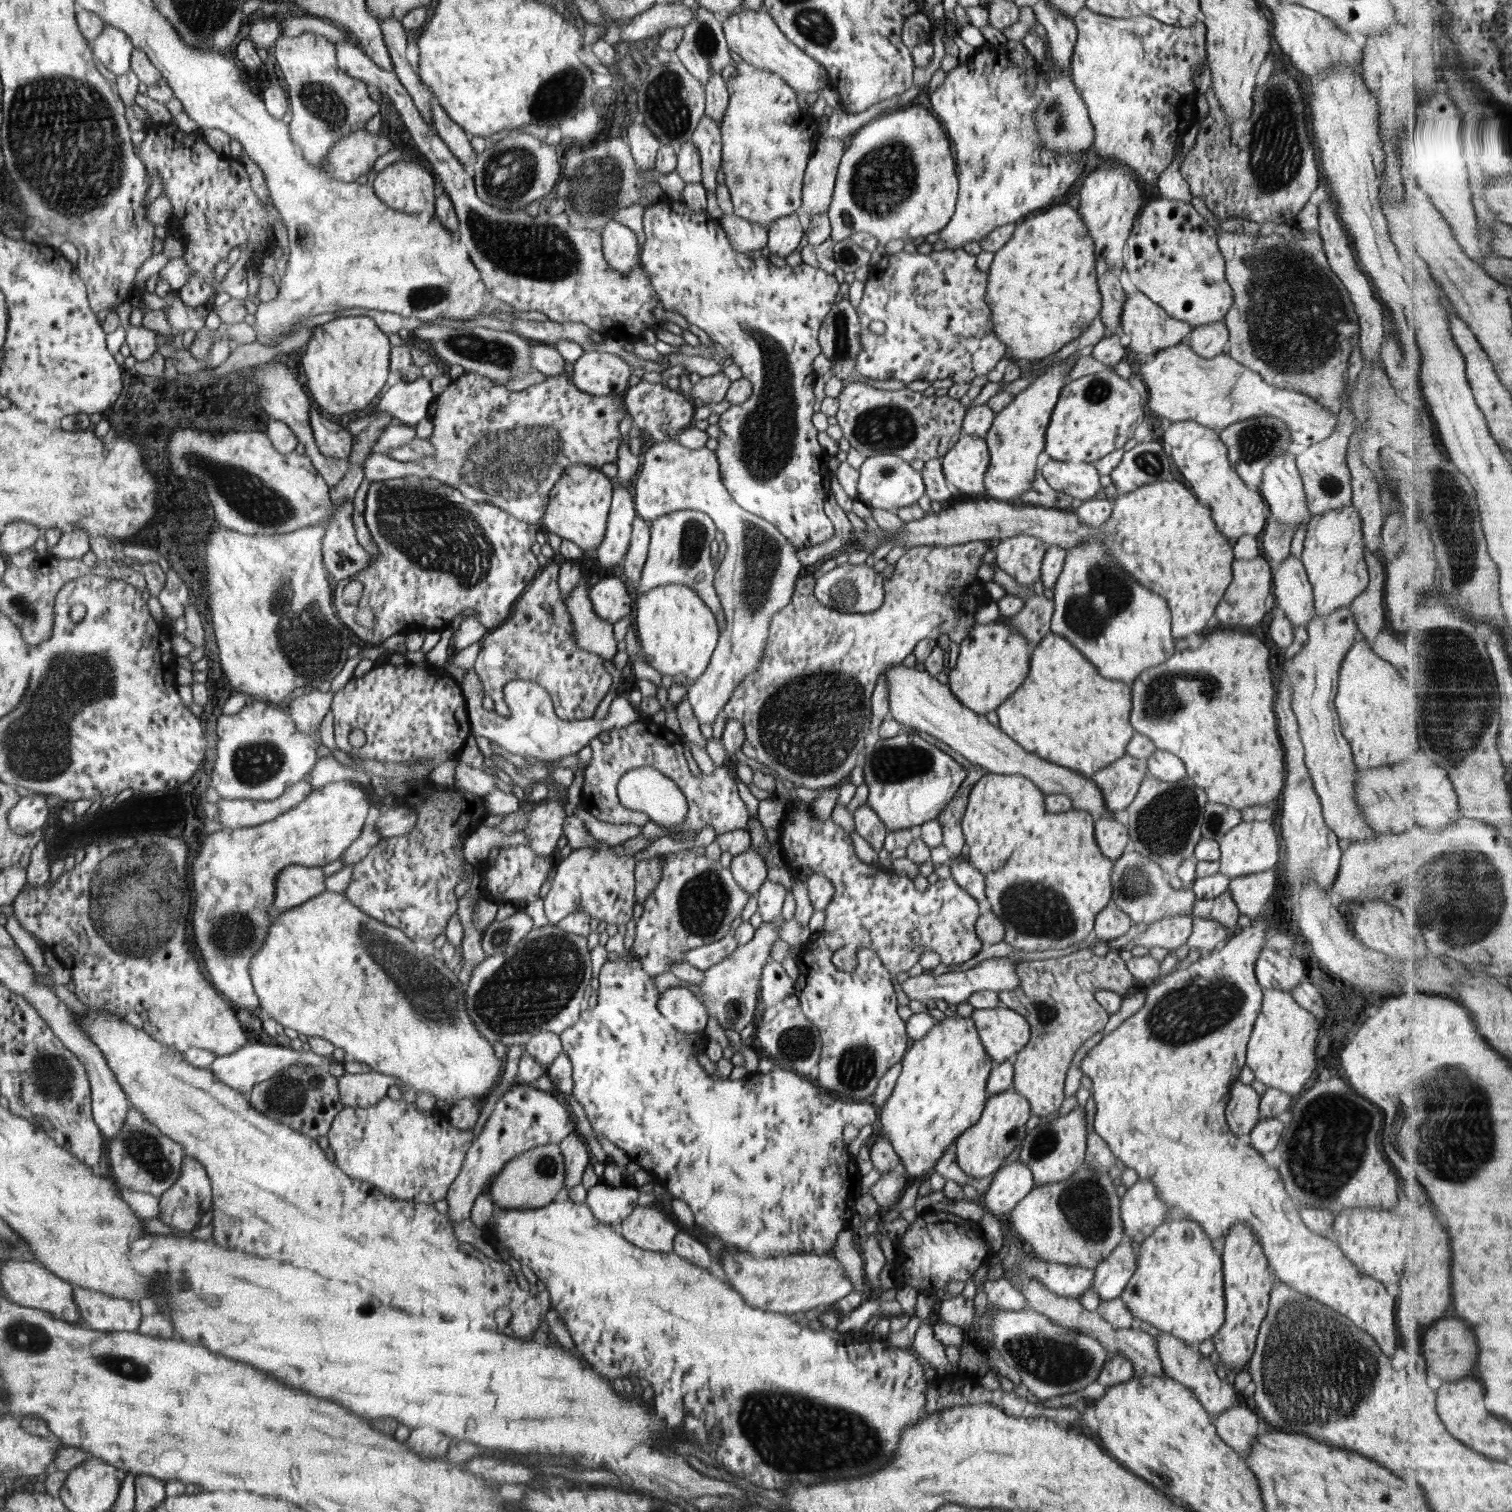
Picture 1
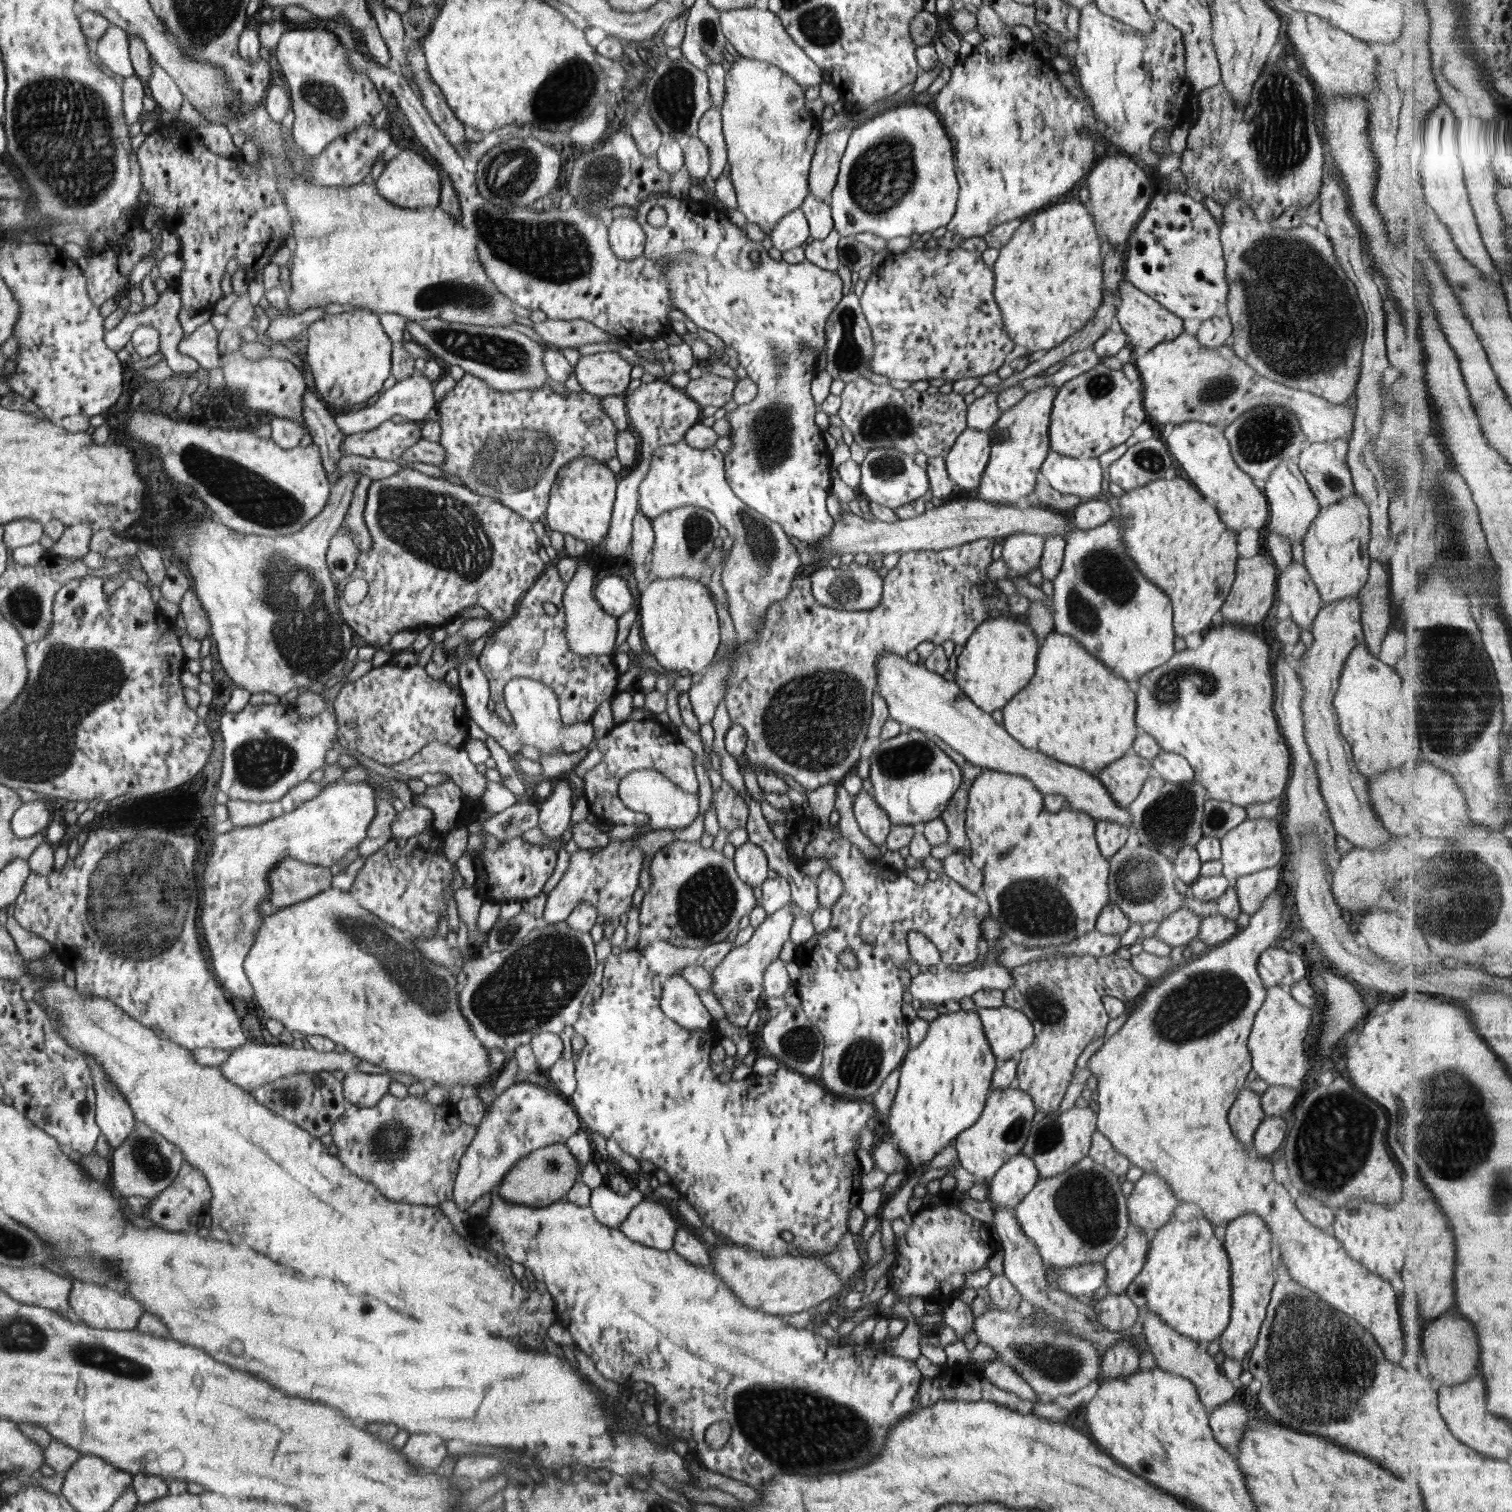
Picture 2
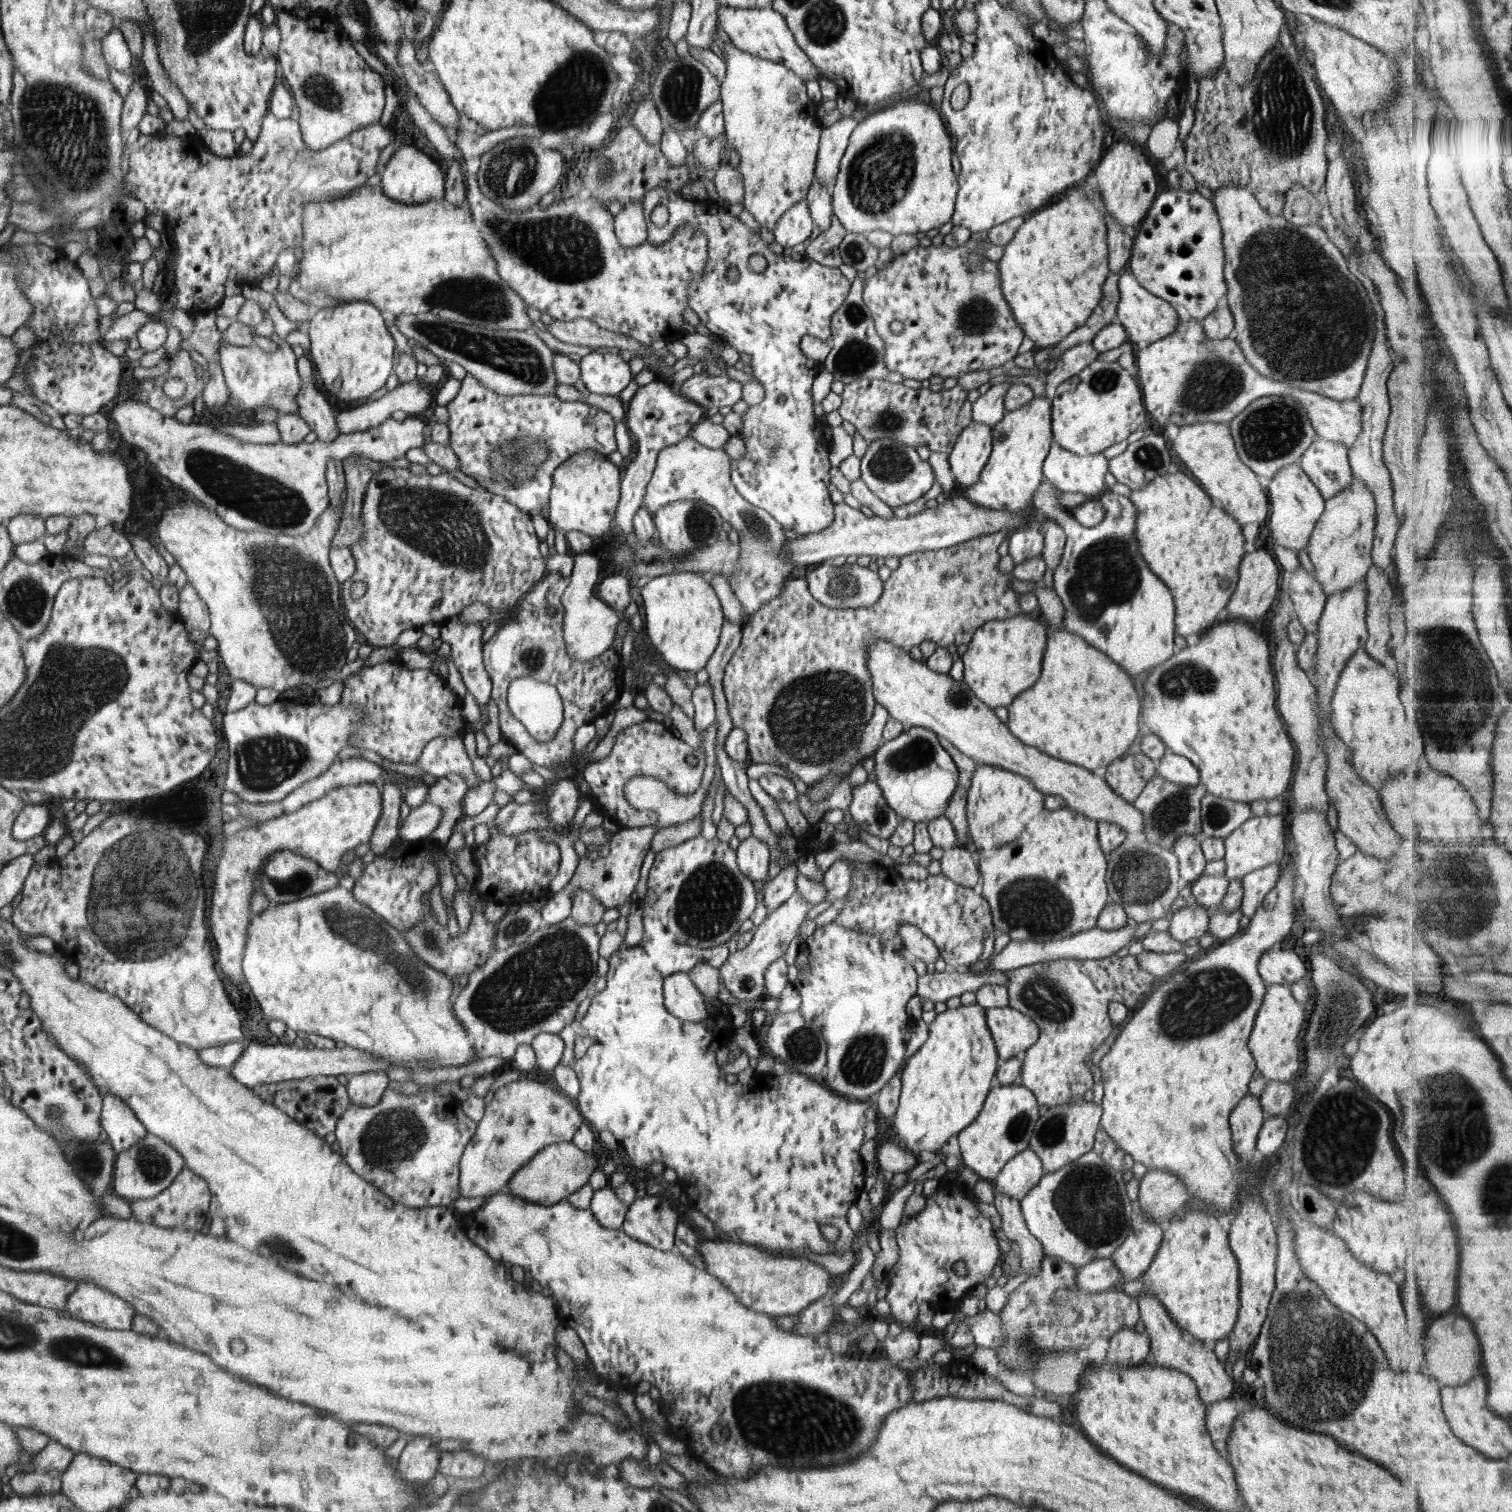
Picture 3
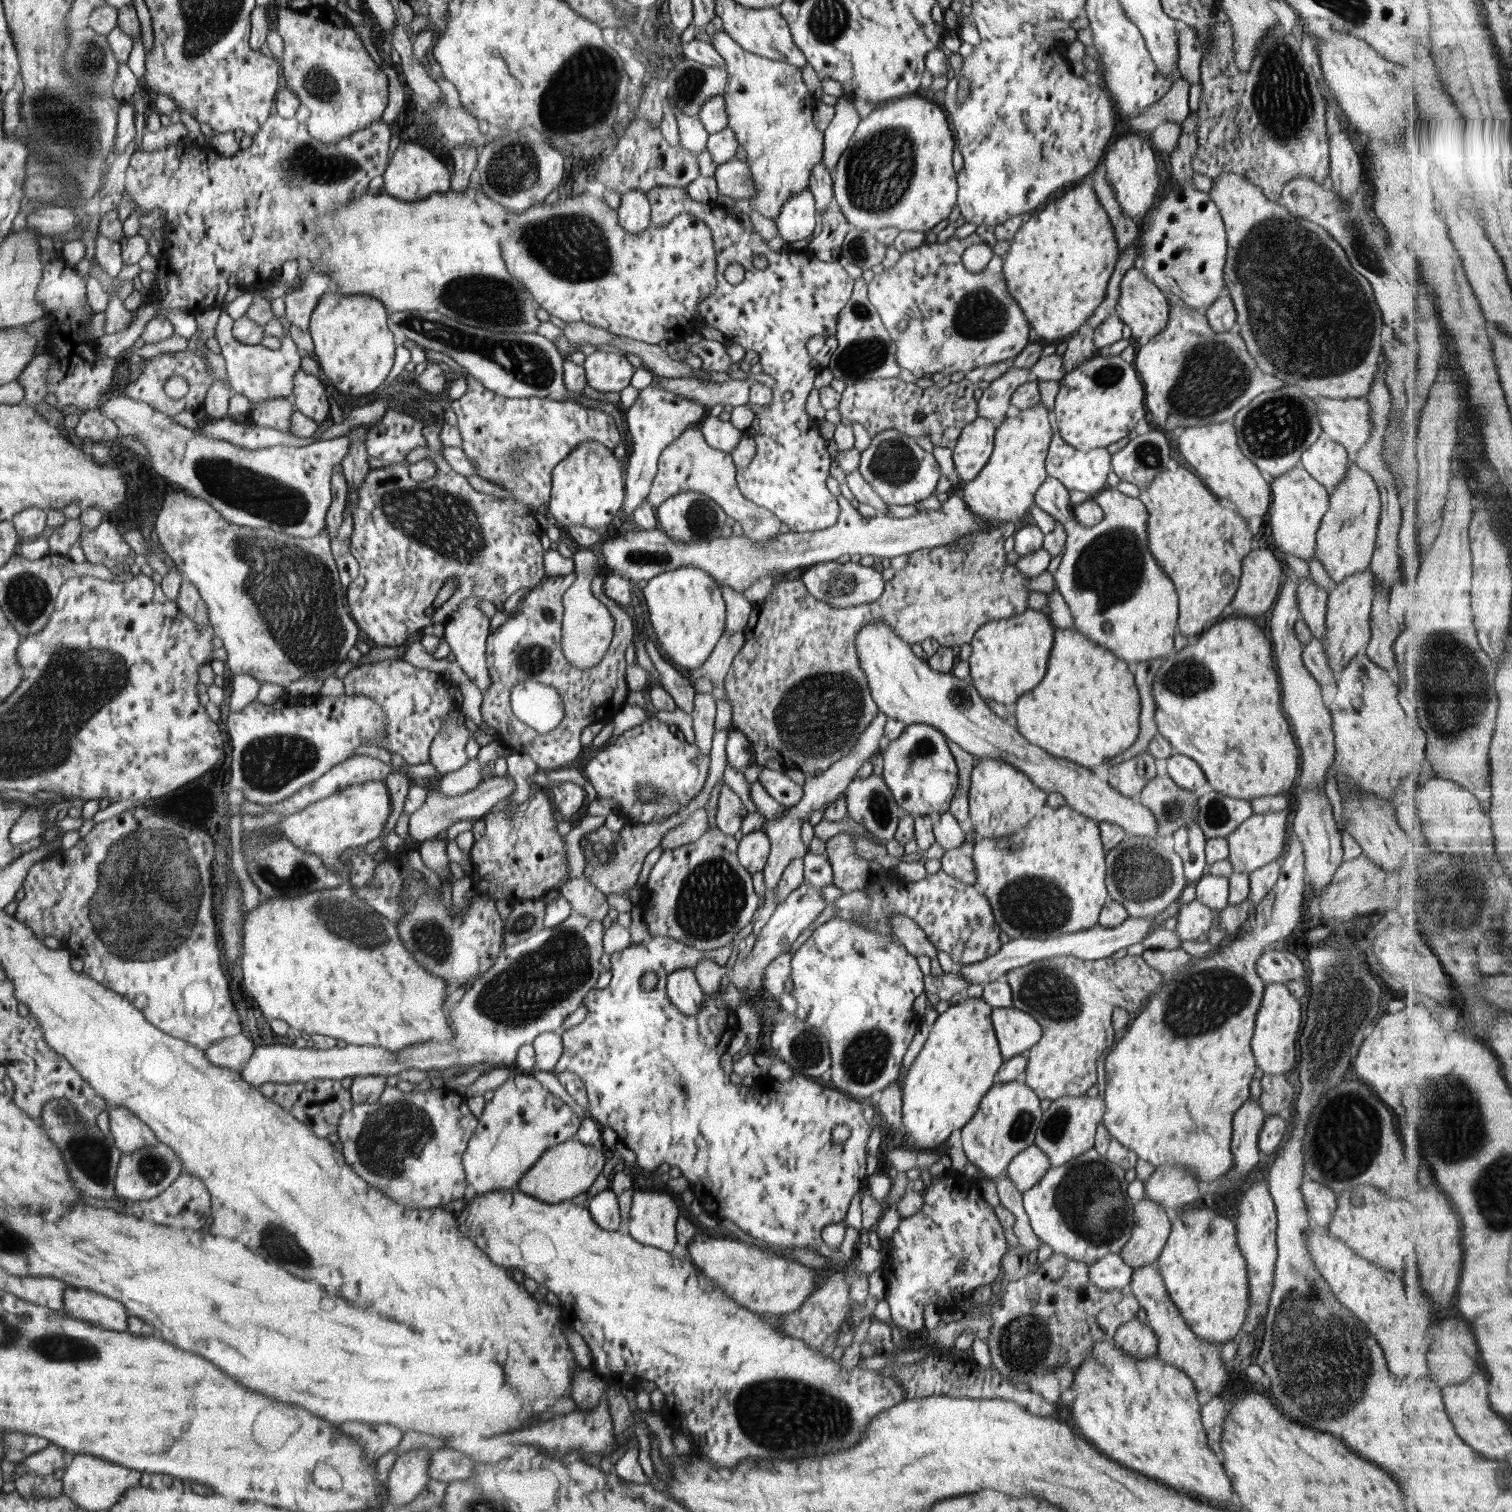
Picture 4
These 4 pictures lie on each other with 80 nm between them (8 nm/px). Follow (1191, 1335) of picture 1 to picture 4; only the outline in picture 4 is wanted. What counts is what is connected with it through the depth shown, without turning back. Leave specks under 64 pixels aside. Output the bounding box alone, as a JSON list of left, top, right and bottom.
[1156,1210,1251,1343]

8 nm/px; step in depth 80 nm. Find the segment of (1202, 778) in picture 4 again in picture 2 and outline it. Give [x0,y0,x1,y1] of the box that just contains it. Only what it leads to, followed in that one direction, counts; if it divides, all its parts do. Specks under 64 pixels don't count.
[1152,750,1194,783]

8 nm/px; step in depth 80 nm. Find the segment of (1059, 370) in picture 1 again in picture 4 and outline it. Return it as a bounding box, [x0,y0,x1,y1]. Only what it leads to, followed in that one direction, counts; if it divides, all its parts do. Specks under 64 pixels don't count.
[964,404,1053,525]

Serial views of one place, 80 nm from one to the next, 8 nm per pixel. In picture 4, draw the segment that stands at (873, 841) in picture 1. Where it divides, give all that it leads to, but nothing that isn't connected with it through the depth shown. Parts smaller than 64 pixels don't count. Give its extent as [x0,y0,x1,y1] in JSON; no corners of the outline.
[845,773,901,845]

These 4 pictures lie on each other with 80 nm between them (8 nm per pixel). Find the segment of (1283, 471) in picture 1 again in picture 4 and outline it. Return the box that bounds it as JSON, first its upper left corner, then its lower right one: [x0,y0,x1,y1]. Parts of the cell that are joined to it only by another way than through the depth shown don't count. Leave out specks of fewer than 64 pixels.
[1270,461,1329,560]

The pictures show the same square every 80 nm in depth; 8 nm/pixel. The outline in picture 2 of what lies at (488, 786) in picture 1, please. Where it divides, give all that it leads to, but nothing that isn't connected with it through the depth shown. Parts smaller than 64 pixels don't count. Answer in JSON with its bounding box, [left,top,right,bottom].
[398,741,488,799]

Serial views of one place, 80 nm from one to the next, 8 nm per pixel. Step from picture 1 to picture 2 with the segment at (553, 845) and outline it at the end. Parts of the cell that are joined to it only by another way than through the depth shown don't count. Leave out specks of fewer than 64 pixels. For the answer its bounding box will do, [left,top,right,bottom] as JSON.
[538,780,574,842]

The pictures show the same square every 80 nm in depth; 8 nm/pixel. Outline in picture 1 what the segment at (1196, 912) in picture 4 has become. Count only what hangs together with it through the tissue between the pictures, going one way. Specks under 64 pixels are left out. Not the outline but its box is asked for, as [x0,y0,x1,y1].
[1122,915,1193,952]

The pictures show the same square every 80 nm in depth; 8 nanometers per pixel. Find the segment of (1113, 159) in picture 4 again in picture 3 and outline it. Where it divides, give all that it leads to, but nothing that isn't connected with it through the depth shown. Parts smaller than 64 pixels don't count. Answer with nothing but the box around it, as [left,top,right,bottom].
[1092,142,1158,227]

